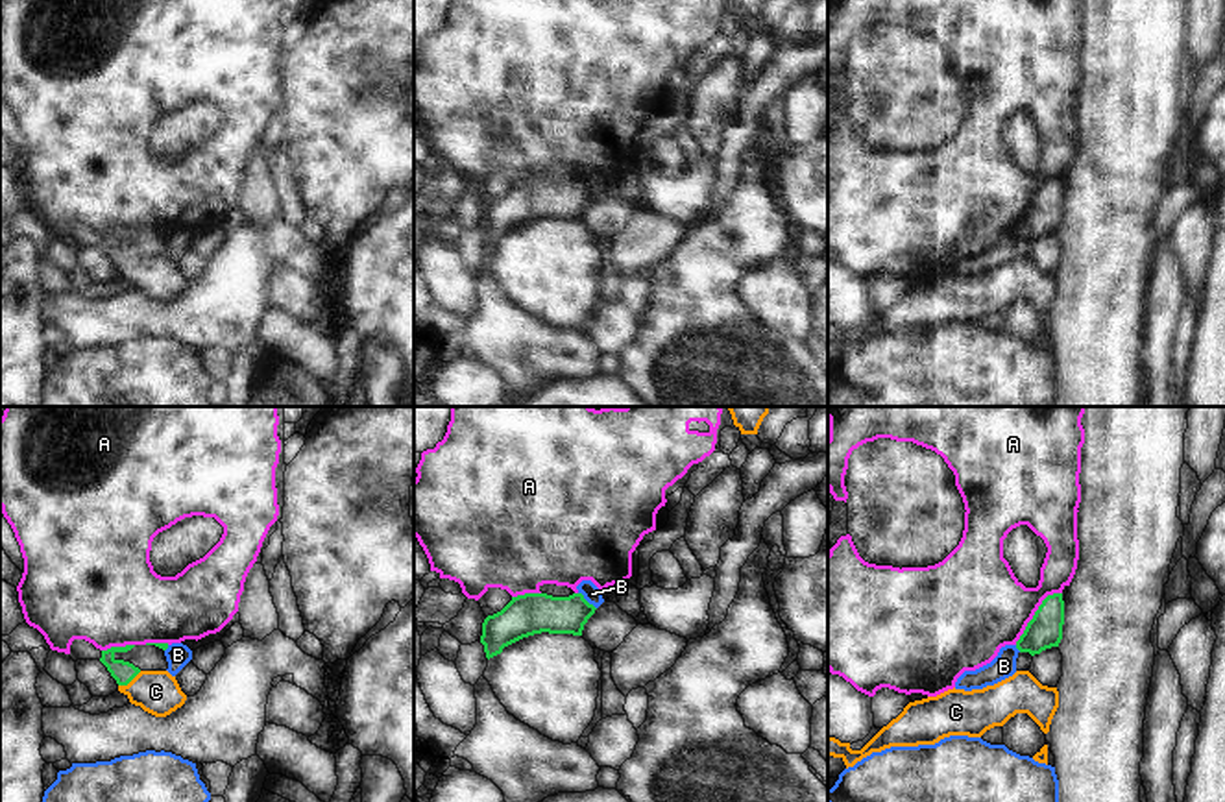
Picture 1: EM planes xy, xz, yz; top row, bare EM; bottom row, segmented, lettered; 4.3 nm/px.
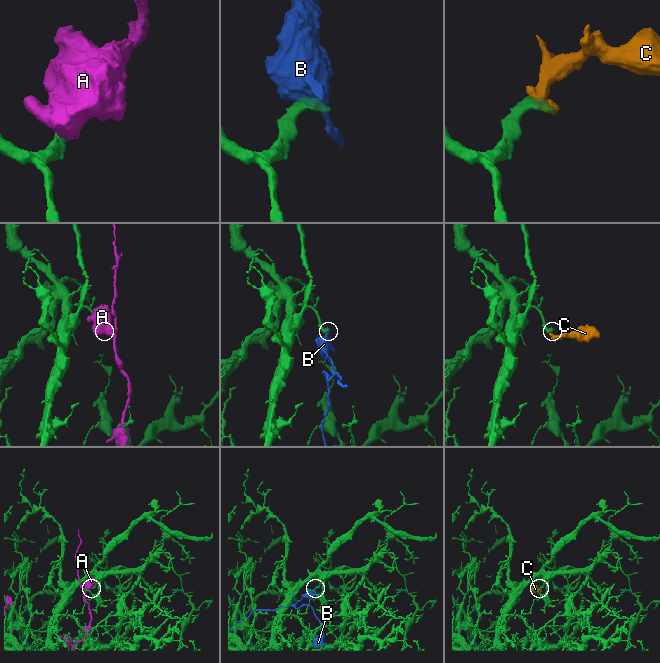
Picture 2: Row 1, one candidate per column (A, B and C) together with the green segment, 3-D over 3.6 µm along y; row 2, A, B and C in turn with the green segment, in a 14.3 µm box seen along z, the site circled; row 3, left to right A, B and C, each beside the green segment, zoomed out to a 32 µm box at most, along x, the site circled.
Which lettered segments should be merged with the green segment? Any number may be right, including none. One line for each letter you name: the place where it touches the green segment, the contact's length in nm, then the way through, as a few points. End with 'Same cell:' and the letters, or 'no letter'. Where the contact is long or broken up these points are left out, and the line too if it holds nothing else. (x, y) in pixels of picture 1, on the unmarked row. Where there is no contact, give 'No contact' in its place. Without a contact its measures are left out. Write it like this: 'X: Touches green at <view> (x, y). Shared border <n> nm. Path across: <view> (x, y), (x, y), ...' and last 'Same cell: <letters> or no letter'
C: Touches green at xy (130, 267). Shared border 120 nm. Path across: xy (122, 257), (130, 267), (156, 278)
Same cell: C.

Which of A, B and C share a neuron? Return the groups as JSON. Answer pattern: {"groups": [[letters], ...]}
{"groups": [["A"], ["B"], ["C"]]}

